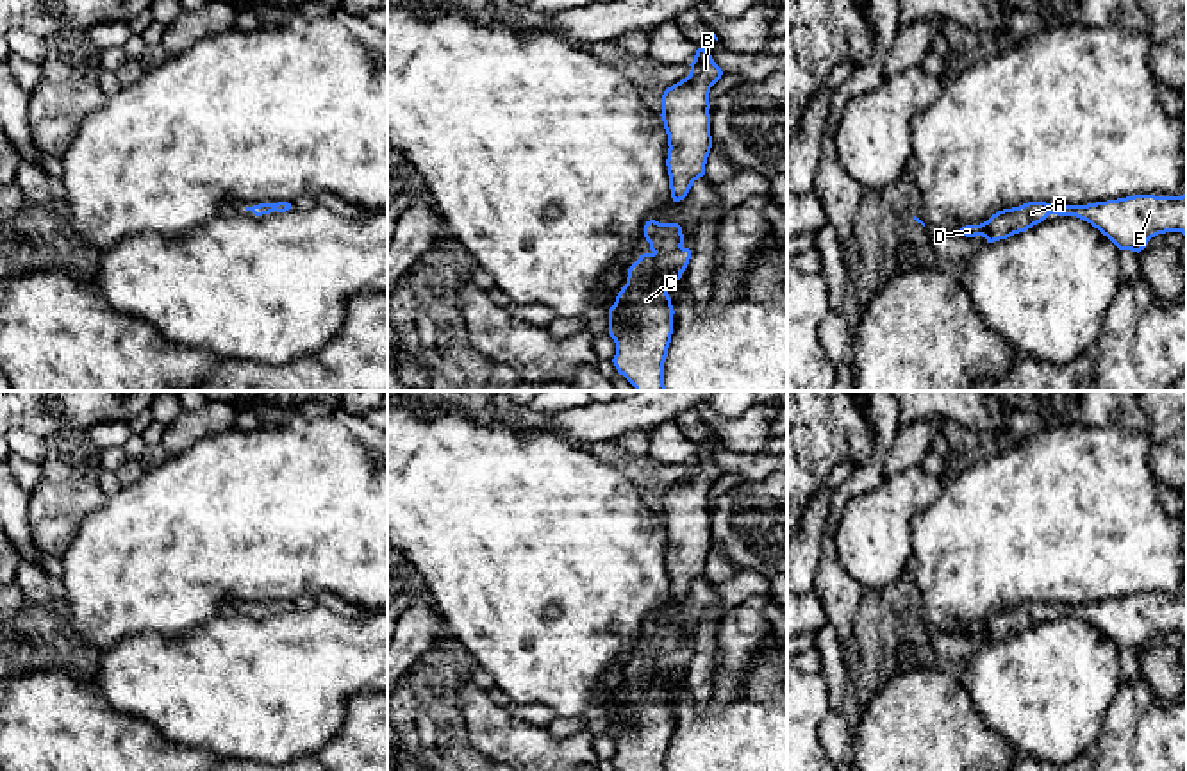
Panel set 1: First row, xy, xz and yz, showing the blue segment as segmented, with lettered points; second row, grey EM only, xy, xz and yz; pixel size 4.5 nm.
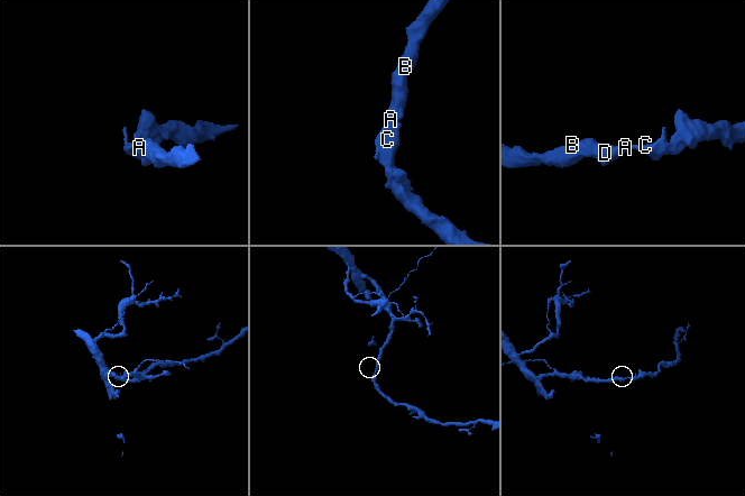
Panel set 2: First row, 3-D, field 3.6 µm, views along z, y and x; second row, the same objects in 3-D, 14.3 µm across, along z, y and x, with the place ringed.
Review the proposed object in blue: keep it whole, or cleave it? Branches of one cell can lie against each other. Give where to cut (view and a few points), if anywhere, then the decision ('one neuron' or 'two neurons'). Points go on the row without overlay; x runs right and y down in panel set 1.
no cut; one neuron

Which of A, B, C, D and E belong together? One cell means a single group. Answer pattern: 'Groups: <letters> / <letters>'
Groups: A B C D E

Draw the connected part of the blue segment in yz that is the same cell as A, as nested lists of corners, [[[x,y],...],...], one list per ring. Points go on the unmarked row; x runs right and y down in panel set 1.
[[[1187,593],[1182,596],[1133,594],[1087,605],[1028,601],[998,610],[987,621],[966,625],[955,634],[982,635],[987,642],[994,642],[1032,628],[1050,614],[1076,616],[1098,628],[1119,650],[1137,653],[1158,634],[1182,632],[1187,637]]]

